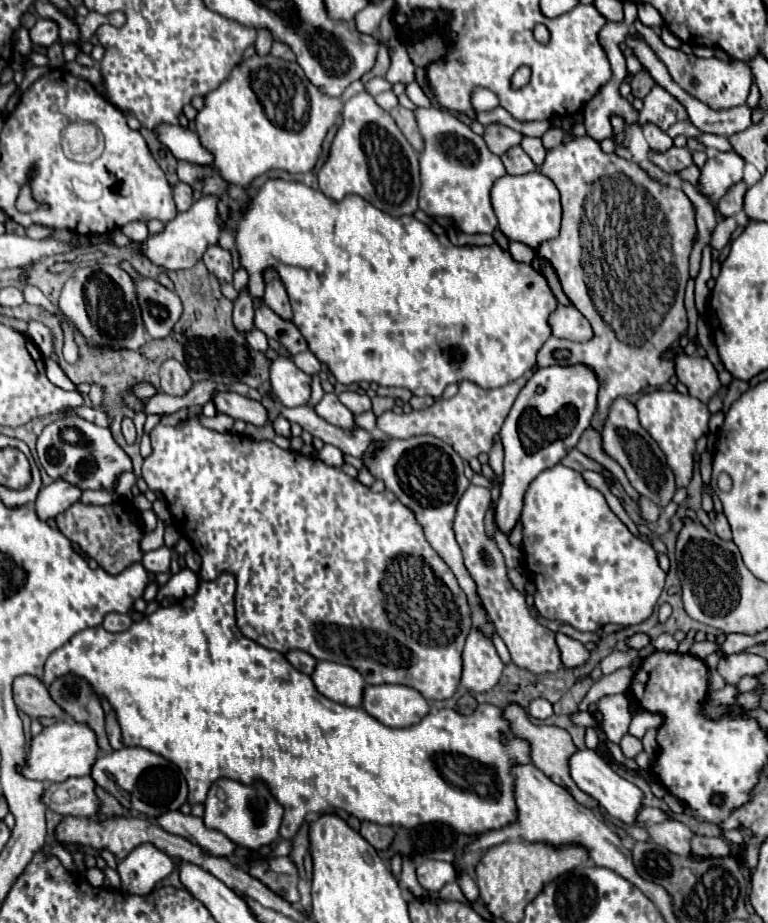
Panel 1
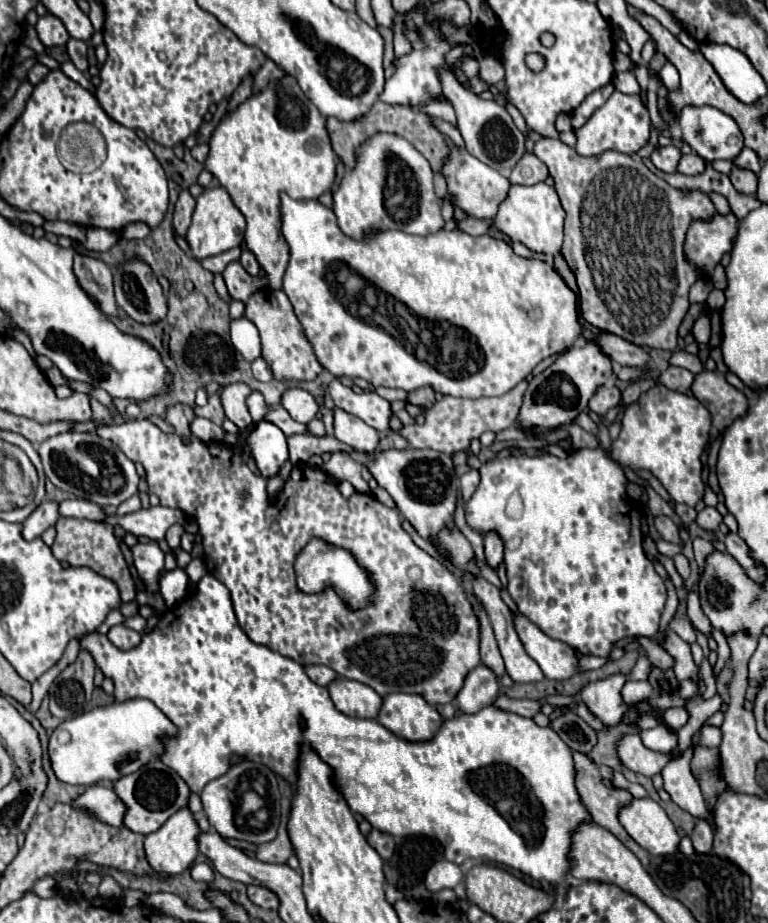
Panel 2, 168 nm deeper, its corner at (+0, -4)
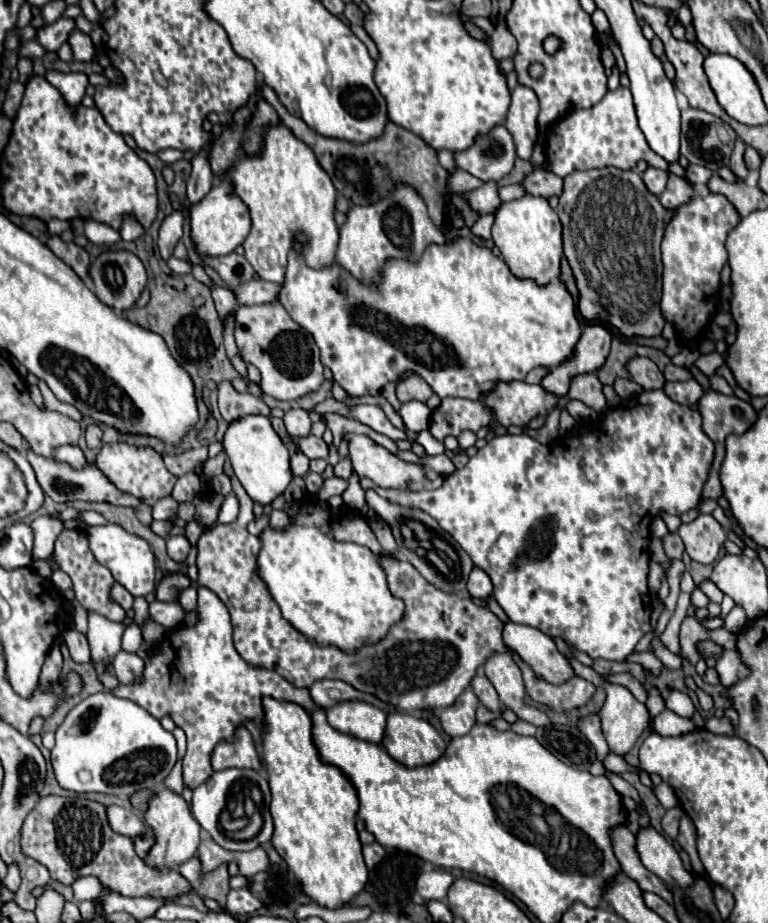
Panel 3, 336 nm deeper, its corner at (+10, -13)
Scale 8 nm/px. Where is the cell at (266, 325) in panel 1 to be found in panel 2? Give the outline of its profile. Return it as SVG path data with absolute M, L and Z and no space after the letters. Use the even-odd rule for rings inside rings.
M256 291L248 303L246 303L246 319L250 319L262 337L262 357L266 359L268 367L272 369L274 379L278 381L314 381L322 371L322 363L316 359L312 351L312 343L308 343L308 337L304 335L304 329L300 327L300 321L294 313L294 307L290 299L284 295L284 291Z

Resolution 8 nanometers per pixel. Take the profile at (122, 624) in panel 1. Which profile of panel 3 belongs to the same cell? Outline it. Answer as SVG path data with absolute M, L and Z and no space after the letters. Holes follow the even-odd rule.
M120 650L120 652L112 658L114 674L116 674L116 678L118 678L120 682L124 682L124 684L142 678L142 664L144 664L144 660L142 660L138 654L124 652L124 650Z

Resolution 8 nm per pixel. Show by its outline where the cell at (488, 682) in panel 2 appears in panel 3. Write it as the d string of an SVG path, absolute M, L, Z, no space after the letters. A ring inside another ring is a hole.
M466 688L458 700L442 710L442 728L448 736L464 736L474 724L476 724L476 708L478 708L478 698L472 688Z

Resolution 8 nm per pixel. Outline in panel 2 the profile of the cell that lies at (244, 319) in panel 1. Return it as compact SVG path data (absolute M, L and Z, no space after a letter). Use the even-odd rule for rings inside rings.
M242 249L242 255L240 255L240 265L250 273L250 275L258 275L260 273L260 265L256 261L256 257L252 255L252 251L248 249Z

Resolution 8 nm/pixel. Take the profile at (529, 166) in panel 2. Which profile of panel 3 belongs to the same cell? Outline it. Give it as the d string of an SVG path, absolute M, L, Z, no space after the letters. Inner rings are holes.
M534 168L532 172L528 172L524 176L522 188L526 190L526 194L532 194L532 196L542 196L542 198L560 196L560 192L562 192L562 178L552 174L552 172Z

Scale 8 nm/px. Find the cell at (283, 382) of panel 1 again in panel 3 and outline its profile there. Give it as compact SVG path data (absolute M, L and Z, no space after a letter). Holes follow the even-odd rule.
M290 408L286 410L284 414L284 424L286 424L286 430L290 436L308 436L310 434L310 416L306 410L302 408Z

